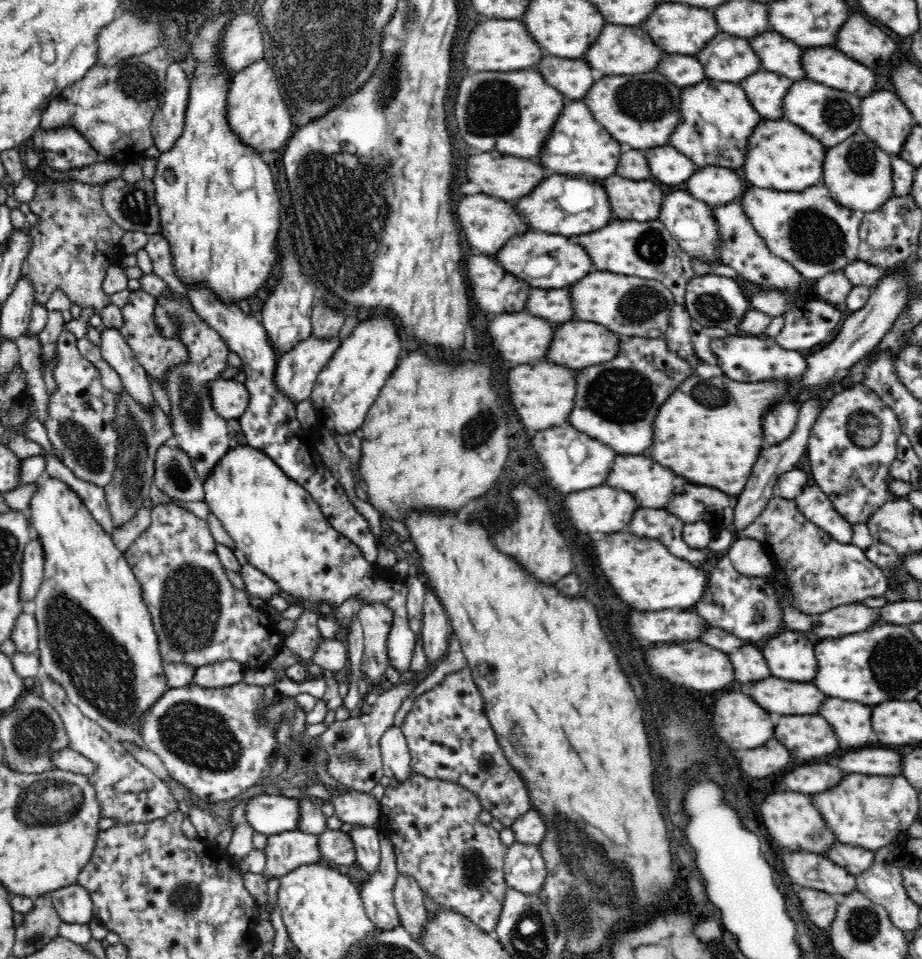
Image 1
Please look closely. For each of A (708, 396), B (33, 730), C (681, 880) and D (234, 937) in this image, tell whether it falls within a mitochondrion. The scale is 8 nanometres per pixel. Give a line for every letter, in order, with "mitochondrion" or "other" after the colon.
A: mitochondrion
B: mitochondrion
C: other
D: other

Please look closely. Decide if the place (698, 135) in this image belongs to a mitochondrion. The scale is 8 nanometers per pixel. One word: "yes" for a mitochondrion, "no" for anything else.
yes

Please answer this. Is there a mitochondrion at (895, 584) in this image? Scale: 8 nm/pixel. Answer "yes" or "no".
no

